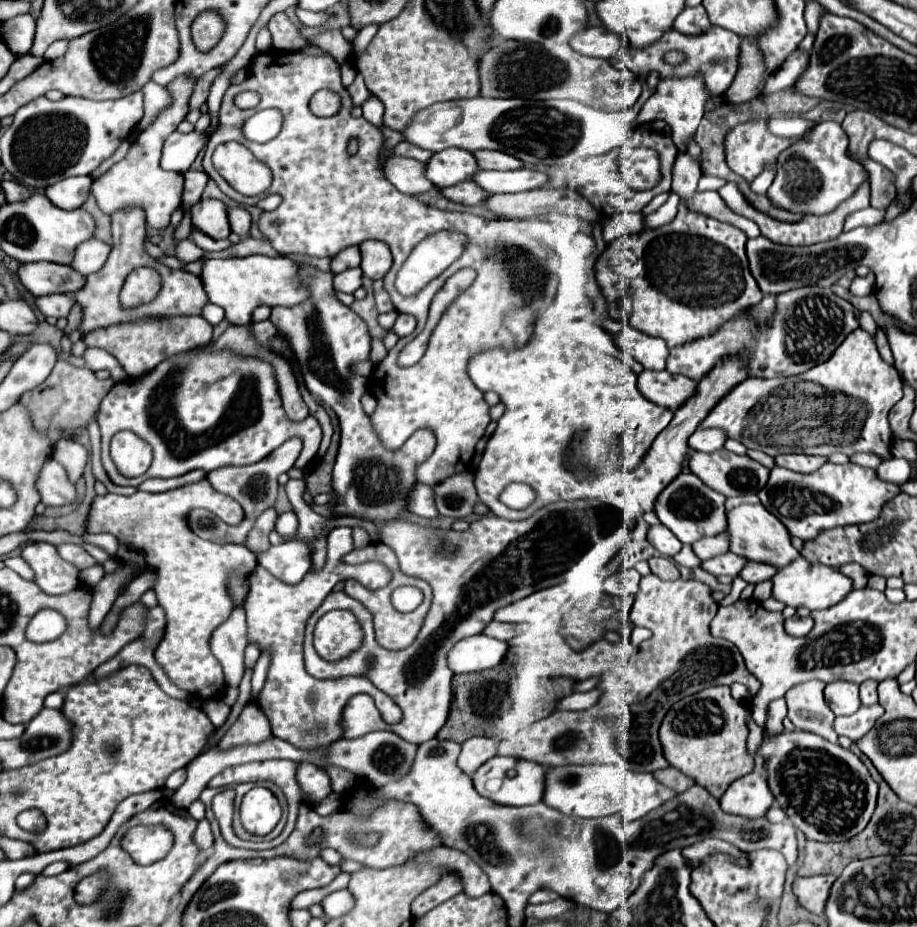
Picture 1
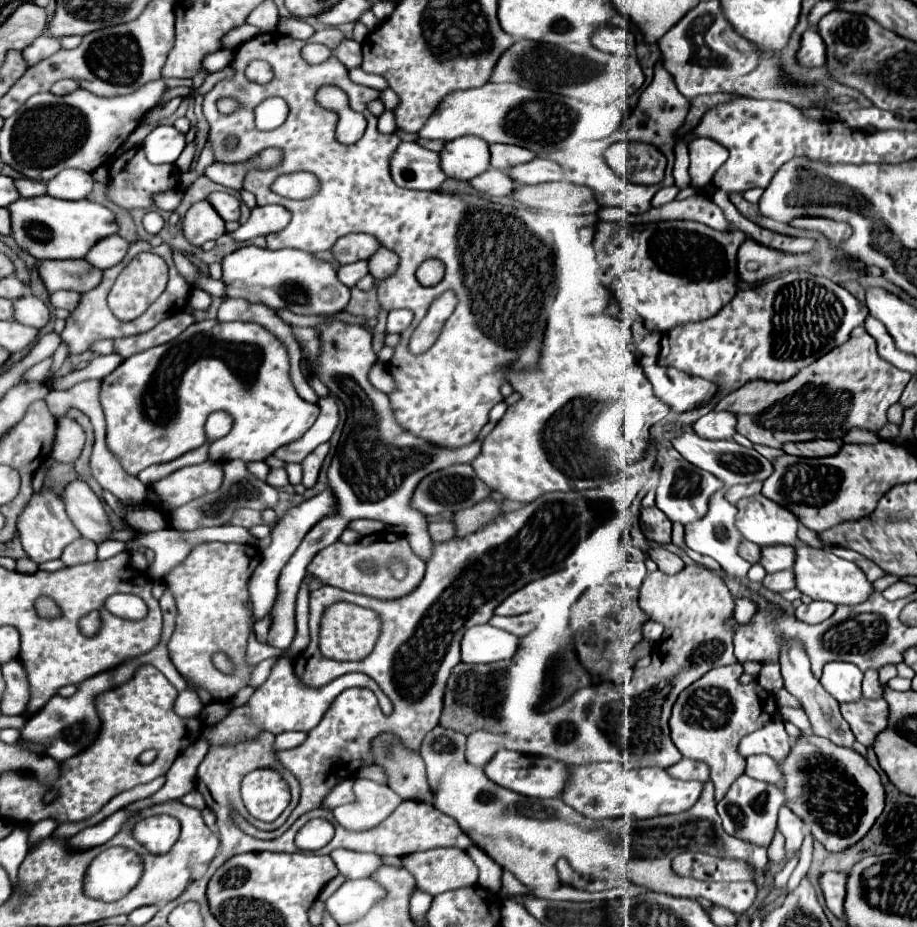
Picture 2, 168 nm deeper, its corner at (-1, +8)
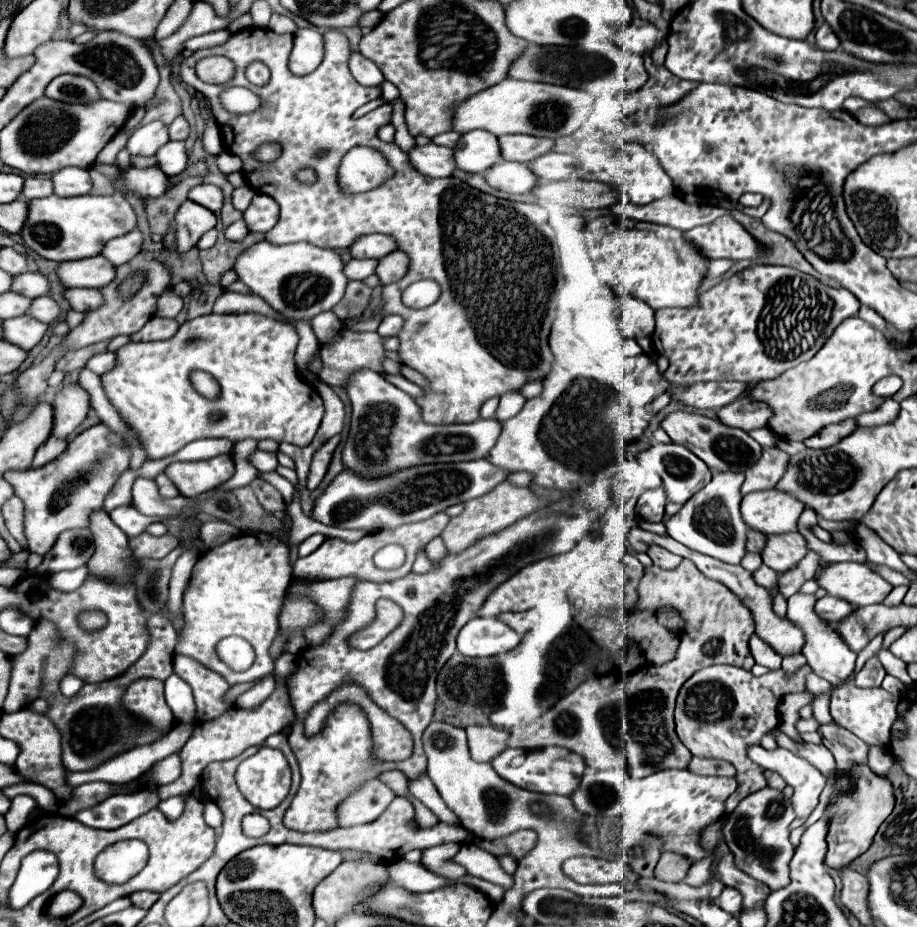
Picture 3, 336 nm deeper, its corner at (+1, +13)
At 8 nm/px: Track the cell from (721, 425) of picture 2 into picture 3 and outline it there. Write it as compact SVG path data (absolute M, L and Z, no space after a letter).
M739 398L717 410L717 414L723 424L749 432L755 428L765 428L769 418L773 416L773 410L767 404L761 404L759 400Z

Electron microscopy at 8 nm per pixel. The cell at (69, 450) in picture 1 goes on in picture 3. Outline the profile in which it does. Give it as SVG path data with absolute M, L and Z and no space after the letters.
M63 384L53 402L53 436L69 438L89 412L89 394L79 384Z

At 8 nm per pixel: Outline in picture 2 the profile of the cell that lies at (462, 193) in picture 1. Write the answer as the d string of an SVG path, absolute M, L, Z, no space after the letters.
M487 169L487 173L481 173L479 177L471 179L469 185L479 193L495 195L495 197L511 195L511 191L515 189L513 179L505 171L497 171L497 169Z

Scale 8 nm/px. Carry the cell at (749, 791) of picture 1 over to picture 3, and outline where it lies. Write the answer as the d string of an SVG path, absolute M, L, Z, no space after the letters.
M763 788L741 800L741 804L731 812L731 818L723 830L737 868L749 872L749 876L761 880L773 890L789 884L789 862L795 854L795 846L789 840L789 826L793 820L793 806L785 800L783 792L775 788Z

